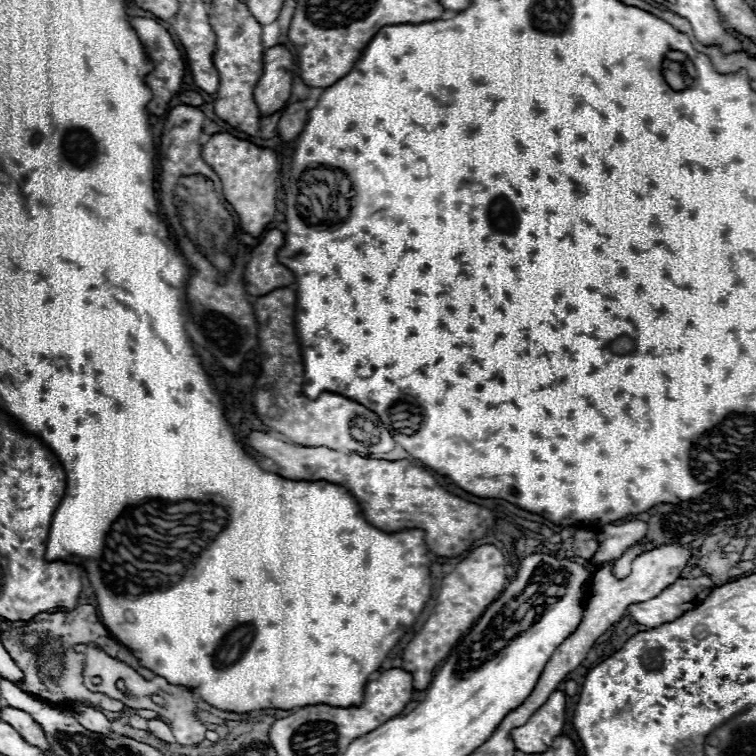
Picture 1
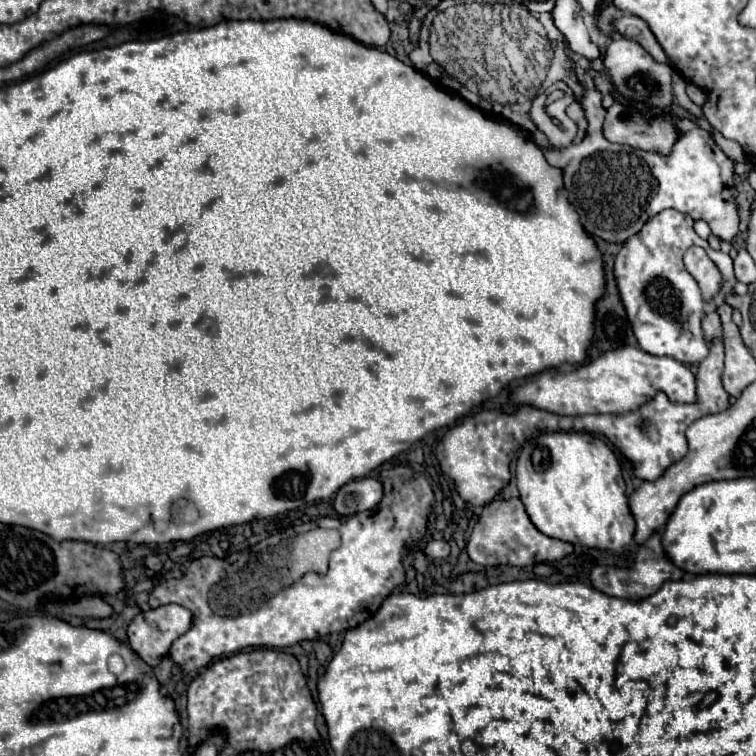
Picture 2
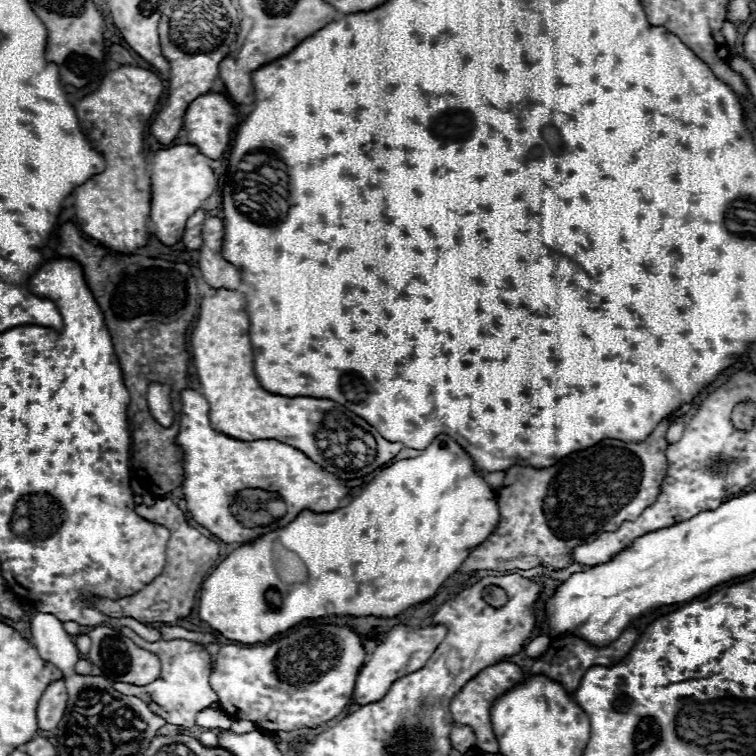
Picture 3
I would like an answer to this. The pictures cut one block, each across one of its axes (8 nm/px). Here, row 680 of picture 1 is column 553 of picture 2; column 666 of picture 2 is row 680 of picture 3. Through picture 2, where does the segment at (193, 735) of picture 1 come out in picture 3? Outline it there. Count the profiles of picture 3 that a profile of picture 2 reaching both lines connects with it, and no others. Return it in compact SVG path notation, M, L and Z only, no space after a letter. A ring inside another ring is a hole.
M122 626L120 632L128 638L132 638L138 646L154 652L160 658L162 664L162 674L158 680L144 684L144 686L134 686L134 684L114 684L114 690L126 694L126 696L138 696L142 698L146 704L156 704L154 710L168 722L168 724L176 724L176 726L194 726L194 718L200 710L208 708L212 702L218 702L216 692L210 688L210 672L212 672L212 656L206 650L206 646L190 642L190 640L159 640L157 642L148 642L140 638L134 630Z

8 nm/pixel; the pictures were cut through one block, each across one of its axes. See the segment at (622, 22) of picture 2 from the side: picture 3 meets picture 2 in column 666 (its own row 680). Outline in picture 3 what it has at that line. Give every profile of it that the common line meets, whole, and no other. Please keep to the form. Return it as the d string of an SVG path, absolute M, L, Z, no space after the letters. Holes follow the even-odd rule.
M56 680L44 690L36 708L40 730L54 730L58 726L62 714L66 712L66 698L68 694L66 694L64 680Z

